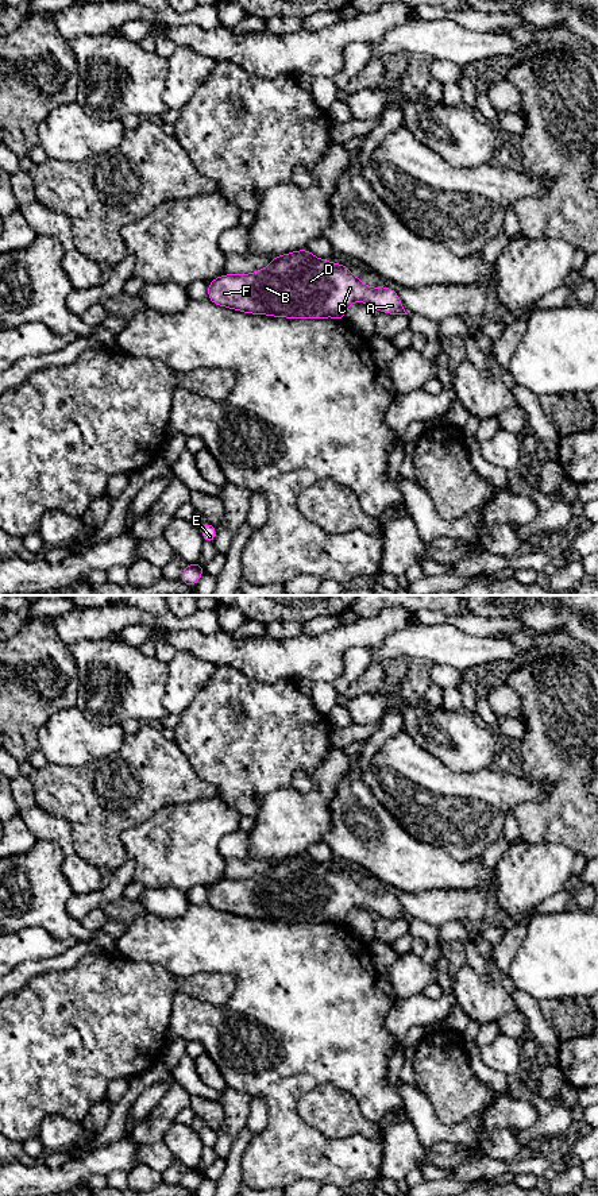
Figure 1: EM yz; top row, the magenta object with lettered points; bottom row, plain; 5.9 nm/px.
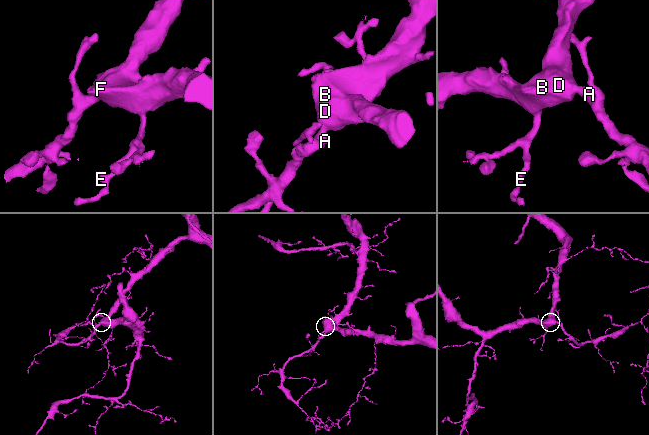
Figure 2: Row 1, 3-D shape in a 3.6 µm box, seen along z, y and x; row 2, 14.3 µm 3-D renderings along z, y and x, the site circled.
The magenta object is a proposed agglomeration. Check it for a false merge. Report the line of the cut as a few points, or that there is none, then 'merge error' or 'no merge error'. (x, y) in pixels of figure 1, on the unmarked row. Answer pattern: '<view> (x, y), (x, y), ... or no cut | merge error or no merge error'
no cut | no merge error

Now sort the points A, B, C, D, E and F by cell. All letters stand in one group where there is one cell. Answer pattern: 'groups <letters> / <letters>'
groups A B C D E F

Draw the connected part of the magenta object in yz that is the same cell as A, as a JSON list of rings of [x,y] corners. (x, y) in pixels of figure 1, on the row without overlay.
[[[306,853],[270,863],[267,872],[251,879],[221,879],[208,887],[208,906],[250,919],[285,923],[344,925],[350,910],[358,906],[386,919],[408,919],[396,895],[385,890],[366,891],[348,871],[316,863]]]

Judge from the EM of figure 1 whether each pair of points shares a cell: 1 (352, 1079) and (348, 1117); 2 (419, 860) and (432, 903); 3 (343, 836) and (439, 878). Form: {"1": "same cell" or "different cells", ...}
{"1": "different cells", "2": "different cells", "3": "same cell"}

